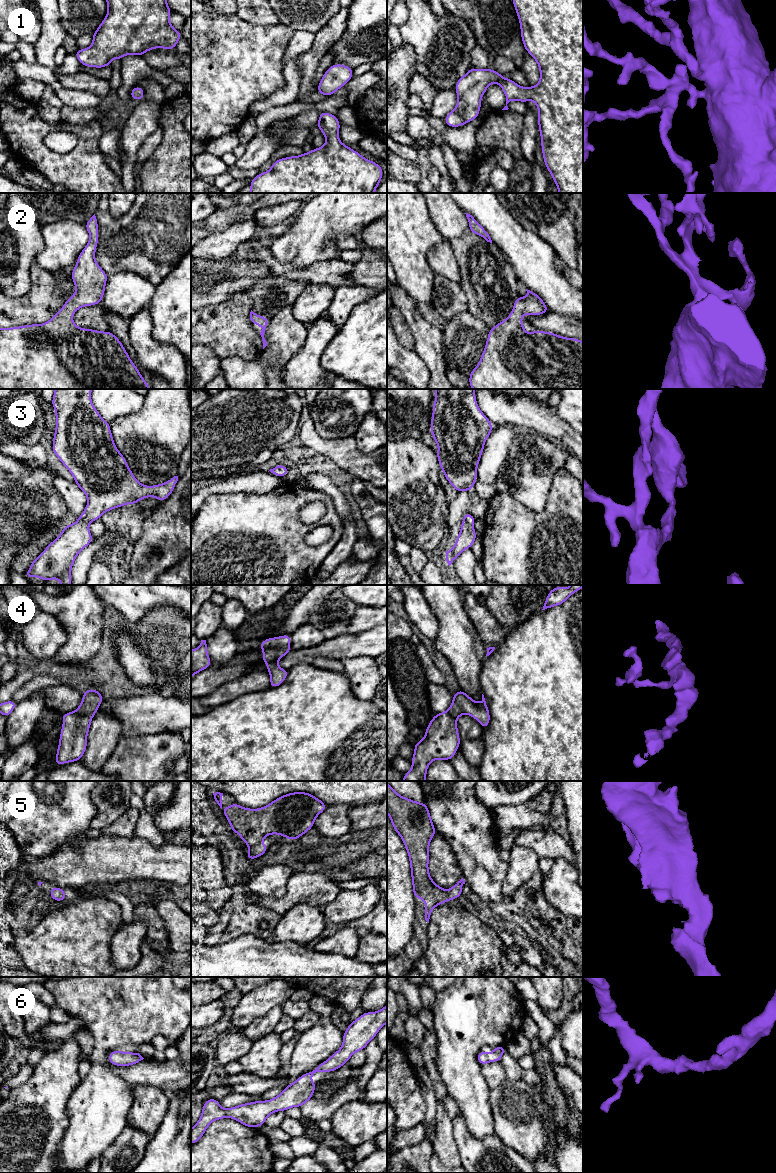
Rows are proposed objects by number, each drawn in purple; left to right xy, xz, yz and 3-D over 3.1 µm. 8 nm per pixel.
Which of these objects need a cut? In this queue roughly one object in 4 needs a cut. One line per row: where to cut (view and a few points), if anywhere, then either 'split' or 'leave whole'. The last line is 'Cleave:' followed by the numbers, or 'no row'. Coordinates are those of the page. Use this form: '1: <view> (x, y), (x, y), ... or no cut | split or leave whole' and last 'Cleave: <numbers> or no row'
1: no cut | leave whole
2: no cut | leave whole
3: no cut | leave whole
4: no cut | leave whole
5: no cut | leave whole
6: no cut | leave whole
Cleave: no row

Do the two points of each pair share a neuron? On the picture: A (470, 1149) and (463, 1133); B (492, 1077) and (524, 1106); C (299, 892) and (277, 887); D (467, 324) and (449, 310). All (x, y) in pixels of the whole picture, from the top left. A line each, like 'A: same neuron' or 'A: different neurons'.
A: same neuron
B: different neurons
C: different neurons
D: different neurons

